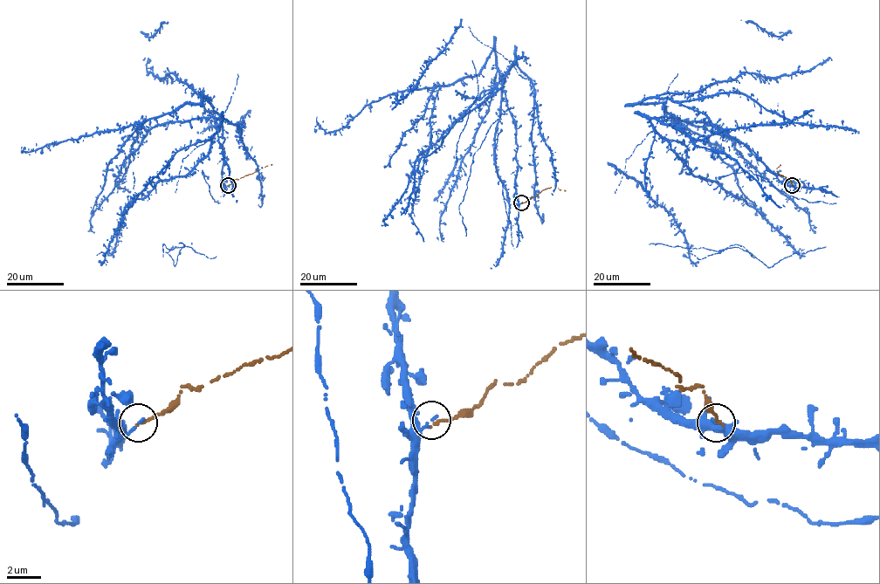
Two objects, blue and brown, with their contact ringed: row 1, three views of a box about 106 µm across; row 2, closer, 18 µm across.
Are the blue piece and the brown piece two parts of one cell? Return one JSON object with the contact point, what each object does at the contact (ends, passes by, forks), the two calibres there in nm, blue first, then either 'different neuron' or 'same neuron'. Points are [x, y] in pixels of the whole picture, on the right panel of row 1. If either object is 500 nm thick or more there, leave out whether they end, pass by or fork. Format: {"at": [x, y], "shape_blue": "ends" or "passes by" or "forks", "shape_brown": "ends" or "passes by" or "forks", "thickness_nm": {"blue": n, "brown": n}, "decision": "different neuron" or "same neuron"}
{"at": [792, 185], "shape_blue": "ends", "shape_brown": "ends", "thickness_nm": {"blue": 200, "brown": 220}, "decision": "different neuron"}

